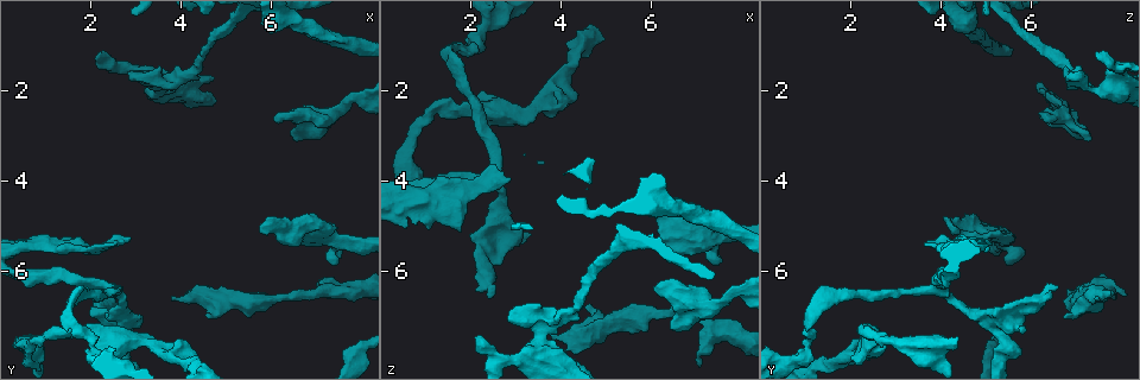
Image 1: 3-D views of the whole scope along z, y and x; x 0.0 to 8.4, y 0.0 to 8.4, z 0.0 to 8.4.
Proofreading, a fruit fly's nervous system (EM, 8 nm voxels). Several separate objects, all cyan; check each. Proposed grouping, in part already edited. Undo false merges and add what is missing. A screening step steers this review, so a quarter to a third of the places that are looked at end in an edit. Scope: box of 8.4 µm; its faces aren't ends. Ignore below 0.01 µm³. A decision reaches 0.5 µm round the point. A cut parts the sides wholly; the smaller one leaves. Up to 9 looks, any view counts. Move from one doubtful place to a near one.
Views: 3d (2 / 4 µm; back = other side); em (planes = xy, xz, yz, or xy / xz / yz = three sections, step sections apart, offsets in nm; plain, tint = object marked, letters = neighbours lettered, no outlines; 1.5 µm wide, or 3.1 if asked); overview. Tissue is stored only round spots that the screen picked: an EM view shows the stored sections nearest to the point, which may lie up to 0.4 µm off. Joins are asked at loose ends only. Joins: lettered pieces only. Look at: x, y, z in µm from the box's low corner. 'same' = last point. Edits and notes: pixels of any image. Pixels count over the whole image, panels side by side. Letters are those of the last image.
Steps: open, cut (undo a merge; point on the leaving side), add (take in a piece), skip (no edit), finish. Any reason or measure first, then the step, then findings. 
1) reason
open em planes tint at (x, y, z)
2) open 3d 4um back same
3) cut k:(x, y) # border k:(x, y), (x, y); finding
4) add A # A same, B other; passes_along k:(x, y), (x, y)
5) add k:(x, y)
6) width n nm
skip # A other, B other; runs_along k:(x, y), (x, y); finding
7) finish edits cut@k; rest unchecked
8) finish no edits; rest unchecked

branch stops here
open 3d 4um at (5.95, 4.85, 4.15)

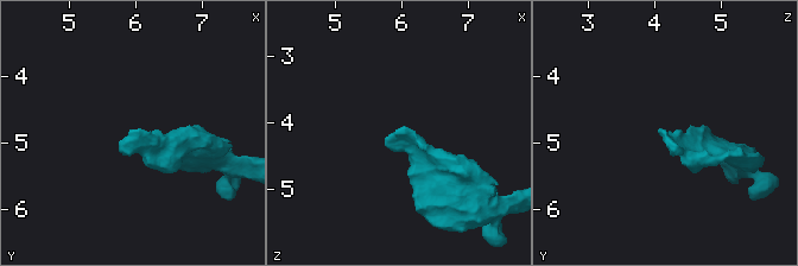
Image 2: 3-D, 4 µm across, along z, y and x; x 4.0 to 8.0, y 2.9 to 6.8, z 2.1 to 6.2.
shape alone is not enough
open em yz step 4 tint at (5.95, 4.80, 4.10)

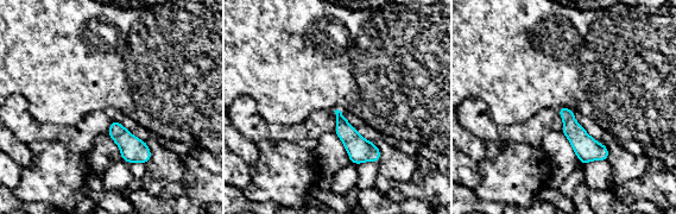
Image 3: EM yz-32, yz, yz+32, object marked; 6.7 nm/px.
open em planes letters same

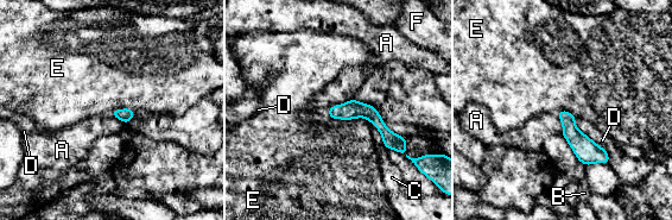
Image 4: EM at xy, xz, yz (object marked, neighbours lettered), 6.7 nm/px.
longest_contact A 220 nm
skip # A other, B other, C other, D other, E other, F other; none of them fits

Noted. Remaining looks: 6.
an open end
open em planes tint at (2.20, 1.15, 7.45)

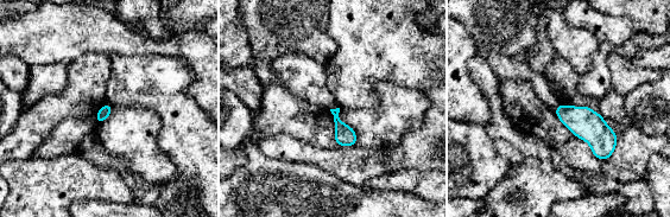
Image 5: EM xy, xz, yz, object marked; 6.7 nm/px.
open em planes letters same

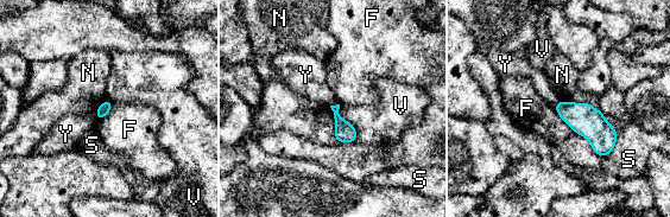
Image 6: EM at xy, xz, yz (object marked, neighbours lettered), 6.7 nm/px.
longest_contact F 480 nm
skip # F other, N other, S other, V other, Y other; border 6:(561, 99), (588, 102), (598, 109); no lettered piece goes on from it

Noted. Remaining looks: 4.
branch point
open em planes plain at (2.75, 7.20, 5.30)

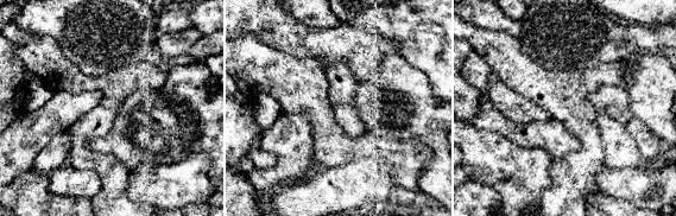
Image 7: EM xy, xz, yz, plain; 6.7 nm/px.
see the neighbours
open em planes letters same

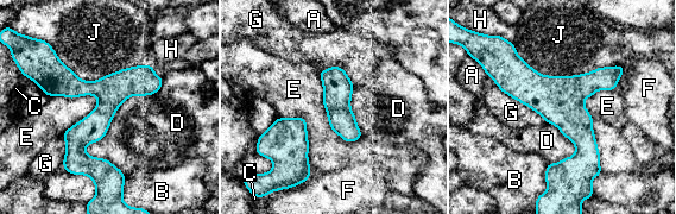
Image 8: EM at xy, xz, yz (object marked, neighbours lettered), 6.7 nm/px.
skip # A other, B other, C other, D other, E other, F other, G other, H other, J other; all the same neuron

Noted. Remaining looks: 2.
free end
open 3d 4um at (3.85, 6.55, 7.45)

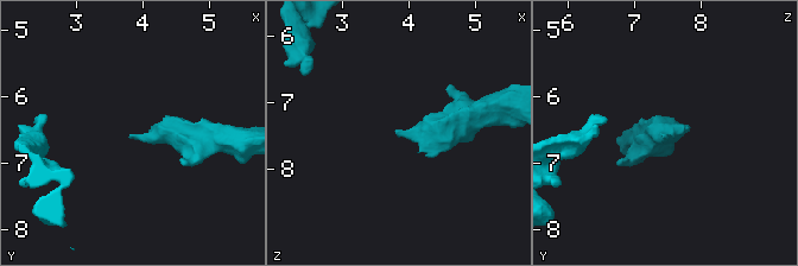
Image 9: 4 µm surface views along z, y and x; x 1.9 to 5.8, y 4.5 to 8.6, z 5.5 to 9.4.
now the EM
open em xy step 4 letters at (3.80, 6.60, 7.50)

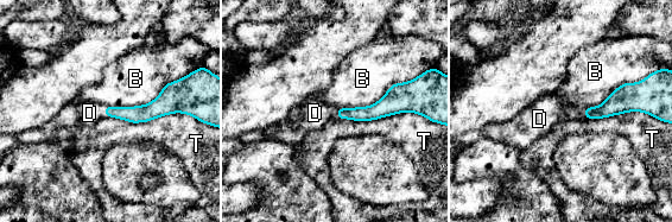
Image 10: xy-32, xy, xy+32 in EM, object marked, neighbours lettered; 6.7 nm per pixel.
add D # B other, D same, T other; passes_along 10:(137, 114), (105, 112), (89, 113); the neuron continues

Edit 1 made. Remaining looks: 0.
finish edits add@10; rest unchecked

